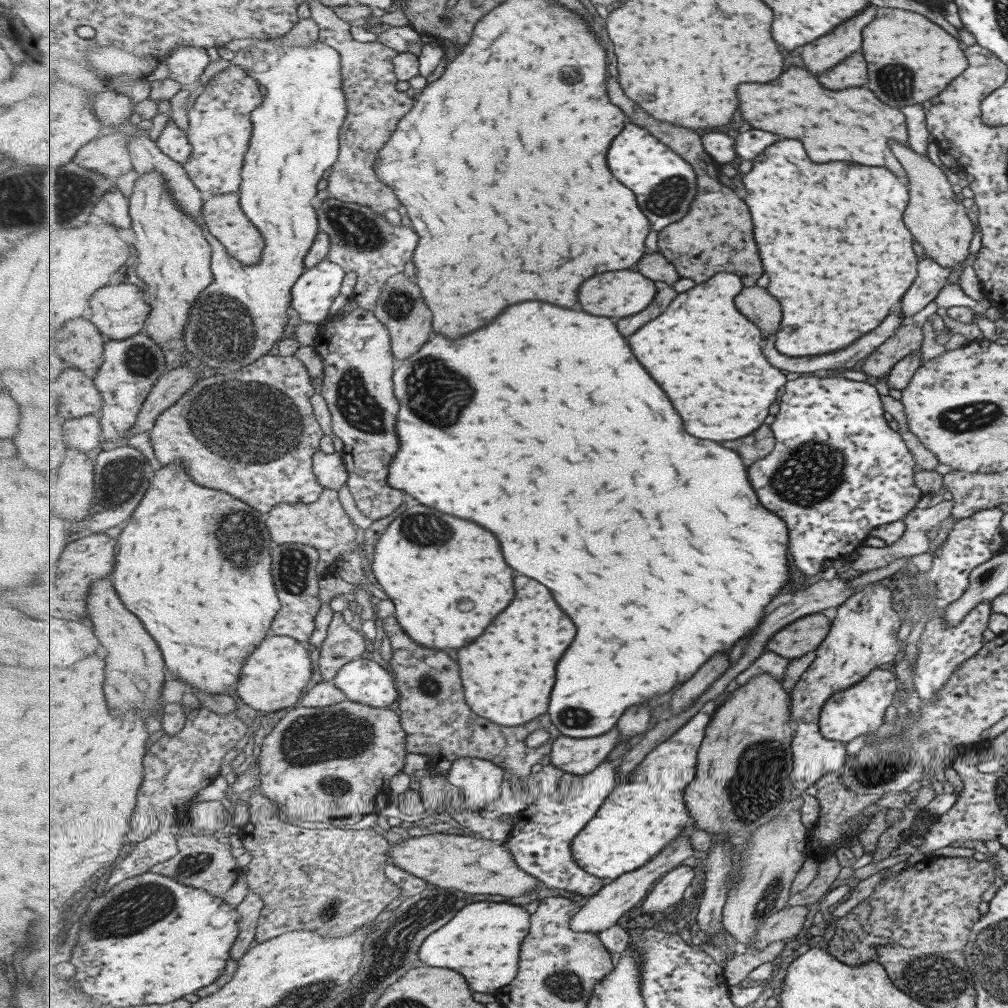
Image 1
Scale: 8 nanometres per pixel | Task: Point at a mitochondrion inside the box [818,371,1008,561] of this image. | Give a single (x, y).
(969, 417)

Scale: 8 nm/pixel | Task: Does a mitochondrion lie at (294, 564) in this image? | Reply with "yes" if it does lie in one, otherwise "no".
yes

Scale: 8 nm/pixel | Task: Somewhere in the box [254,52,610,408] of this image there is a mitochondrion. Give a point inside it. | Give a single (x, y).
(356, 231)

